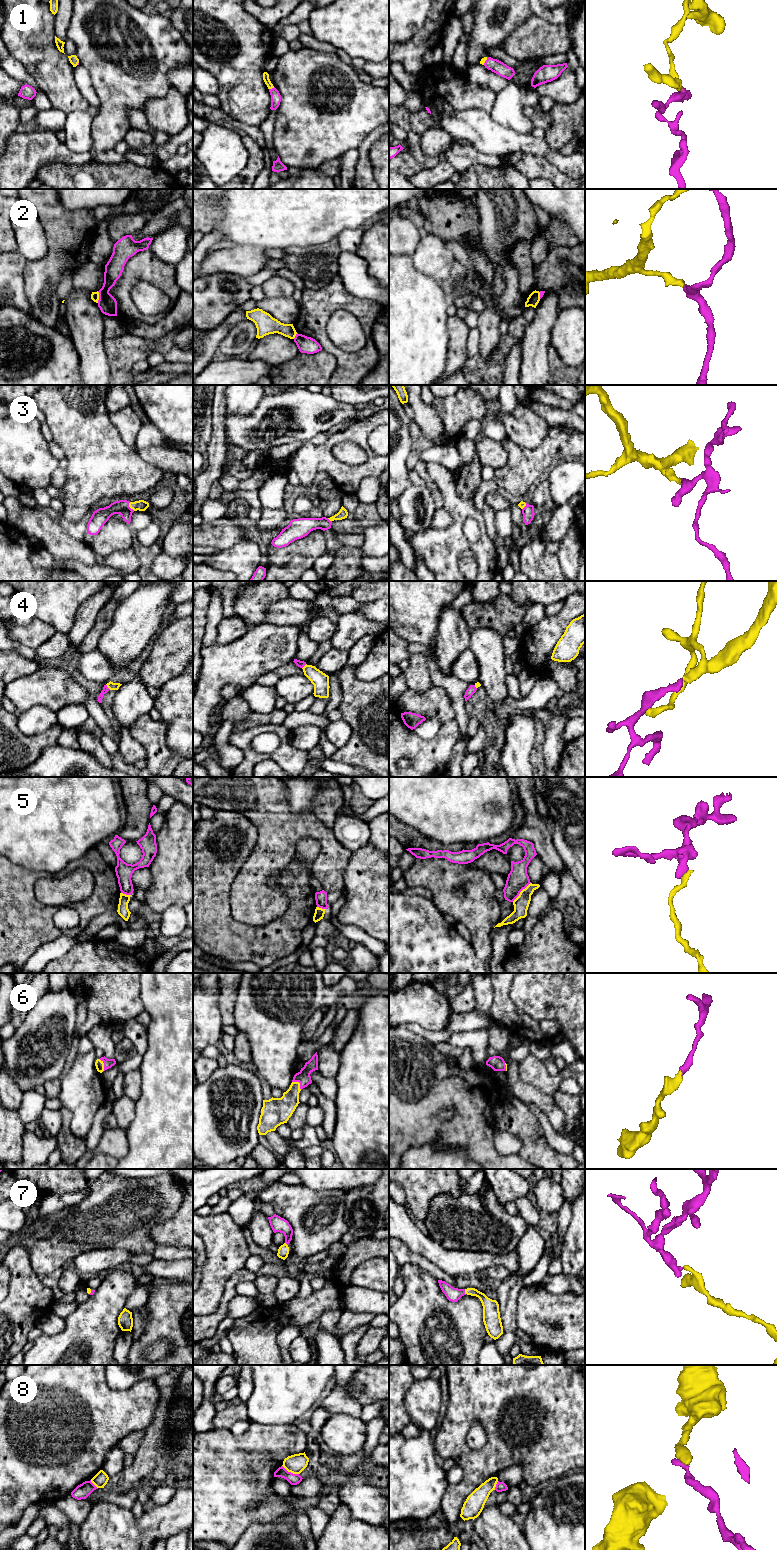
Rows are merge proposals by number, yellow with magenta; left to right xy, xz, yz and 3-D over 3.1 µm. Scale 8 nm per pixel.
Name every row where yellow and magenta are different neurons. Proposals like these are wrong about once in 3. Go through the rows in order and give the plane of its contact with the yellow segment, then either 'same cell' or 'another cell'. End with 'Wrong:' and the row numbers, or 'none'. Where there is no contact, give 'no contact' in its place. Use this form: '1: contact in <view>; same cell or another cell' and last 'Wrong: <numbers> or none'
1: contact in xz; same cell
2: contact in xy; another cell
3: contact in xy; same cell
4: contact in xy; same cell
5: contact in yz; another cell
6: contact in xz; same cell
7: contact in yz; same cell
8: contact in xz; another cell
Wrong: 2, 5, 8

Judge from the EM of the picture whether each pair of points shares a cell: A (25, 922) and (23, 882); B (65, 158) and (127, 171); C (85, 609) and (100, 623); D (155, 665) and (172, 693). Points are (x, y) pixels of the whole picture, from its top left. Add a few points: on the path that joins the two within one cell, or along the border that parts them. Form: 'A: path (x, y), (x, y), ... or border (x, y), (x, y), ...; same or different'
A: path (23, 912), (23, 892); same
B: border (92, 159), (83, 164), (63, 163); different
C: border (109, 599), (99, 611), (95, 623), (83, 639); different
D: border (182, 671), (159, 686); different

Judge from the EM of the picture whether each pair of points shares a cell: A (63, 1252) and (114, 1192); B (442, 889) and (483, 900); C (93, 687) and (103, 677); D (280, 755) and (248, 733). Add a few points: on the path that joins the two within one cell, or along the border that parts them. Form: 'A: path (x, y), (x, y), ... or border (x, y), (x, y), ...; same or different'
A: path (74, 1237), (104, 1207); same
B: path (452, 899), (473, 900); same
C: border (77, 671), (85, 678), (103, 685); different
D: path (268, 756), (255, 756), (247, 748), (247, 745); same

